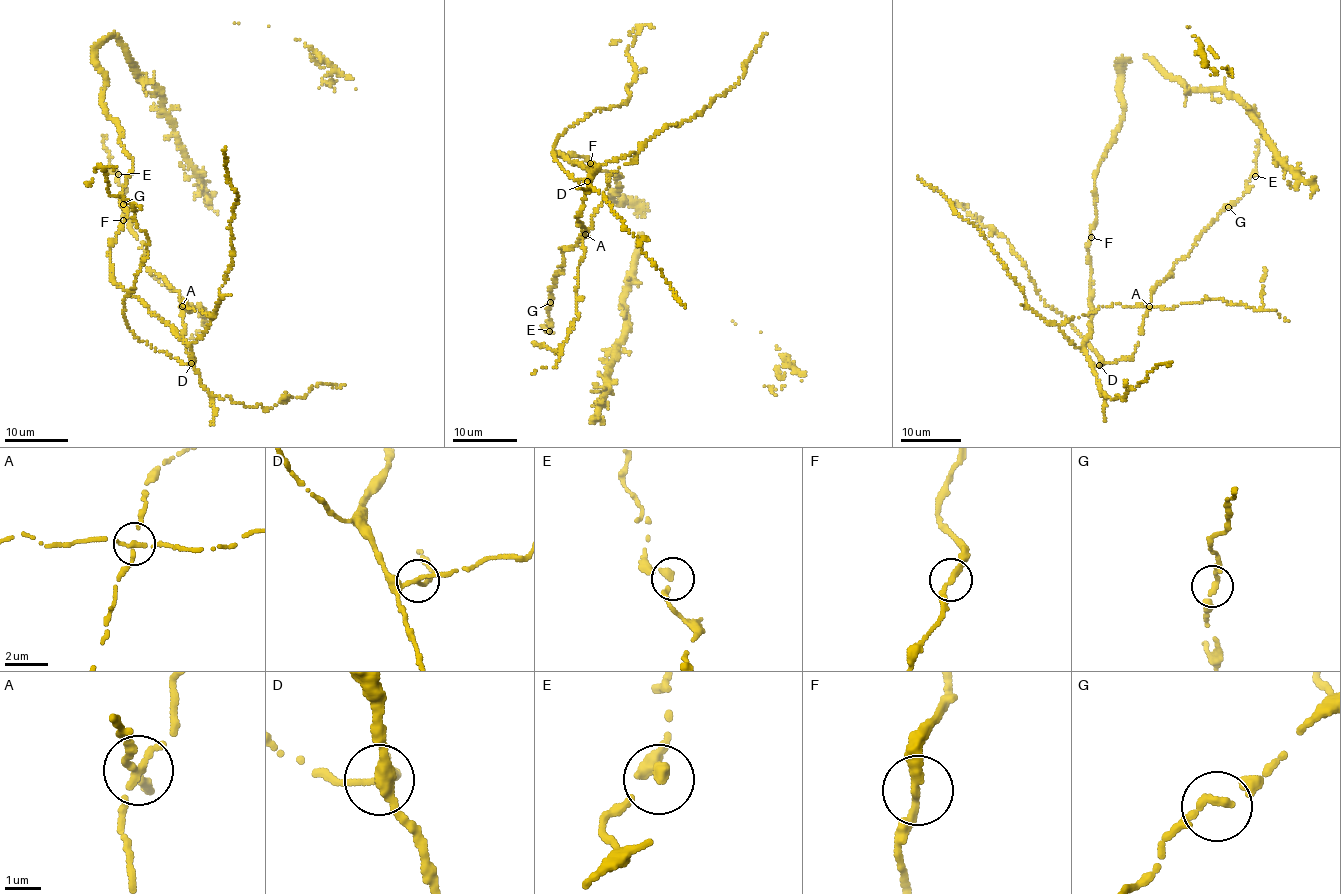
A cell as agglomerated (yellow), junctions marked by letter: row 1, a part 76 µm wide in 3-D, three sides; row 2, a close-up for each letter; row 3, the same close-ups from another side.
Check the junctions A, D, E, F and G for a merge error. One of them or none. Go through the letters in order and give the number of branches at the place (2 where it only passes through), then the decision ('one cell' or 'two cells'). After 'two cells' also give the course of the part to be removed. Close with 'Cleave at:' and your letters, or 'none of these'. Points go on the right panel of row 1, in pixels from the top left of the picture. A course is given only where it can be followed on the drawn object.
A: 4 | two cells | (1149, 306), (1169, 308), (1219, 298), (1229, 304), (1259, 309), (1262, 304), (1264, 267)
D: 4 | one cell
E: 2 | one cell
F: 2 | one cell
G: 2 | one cell
Cleave at: A

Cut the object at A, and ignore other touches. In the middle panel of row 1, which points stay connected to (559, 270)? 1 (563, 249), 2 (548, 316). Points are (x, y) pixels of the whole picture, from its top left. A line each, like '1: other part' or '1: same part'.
1: same part
2: same part

